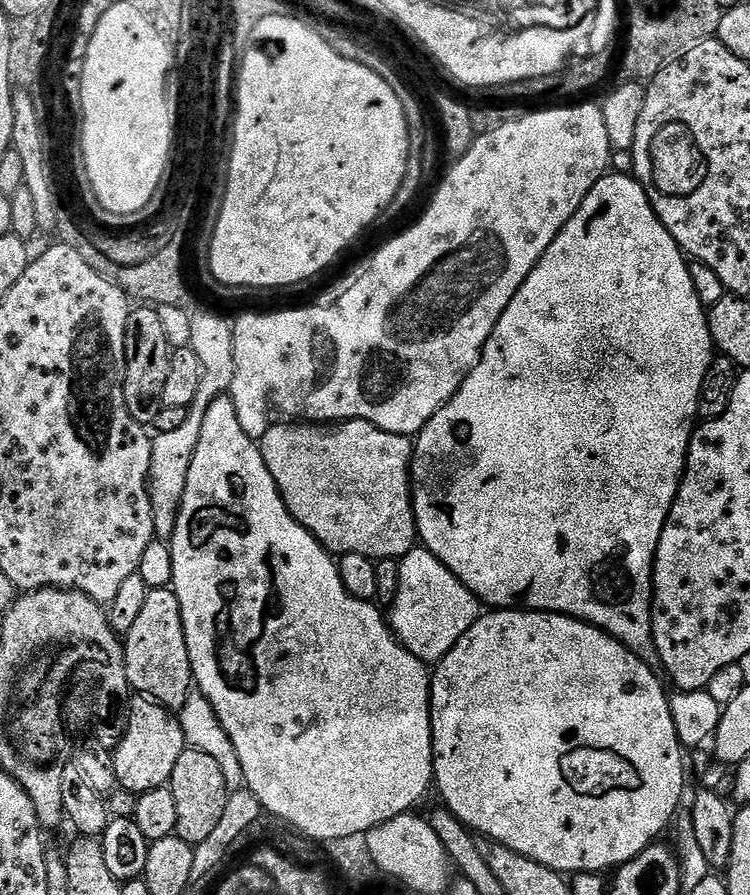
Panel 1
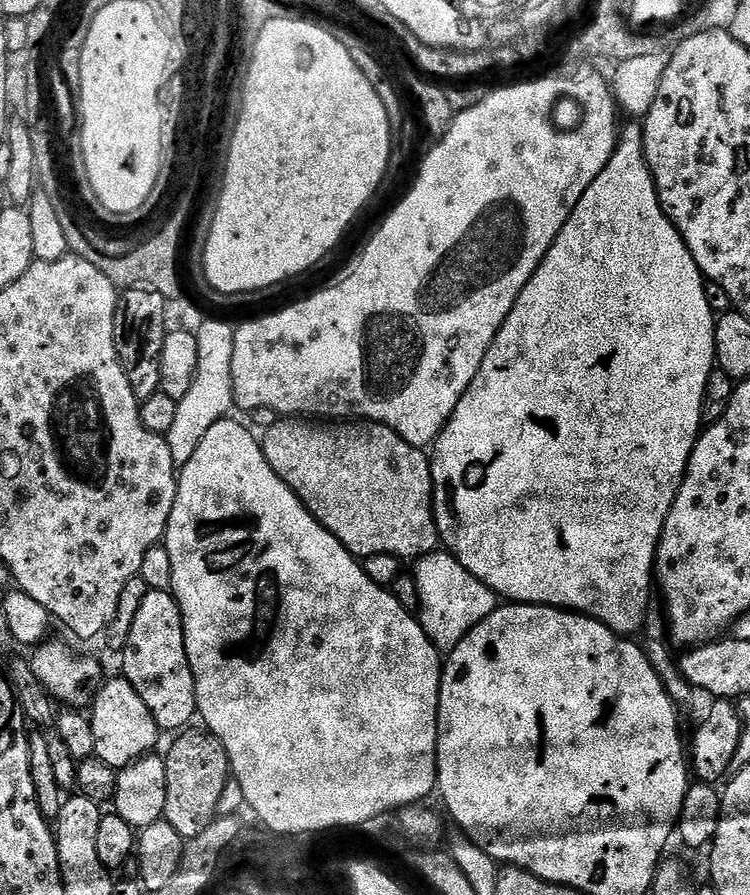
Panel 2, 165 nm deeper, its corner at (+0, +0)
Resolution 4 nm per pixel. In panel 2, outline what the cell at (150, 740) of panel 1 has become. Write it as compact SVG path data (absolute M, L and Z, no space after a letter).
M123 678L105 679L96 691L96 699L90 705L90 721L94 734L94 752L106 766L122 769L130 766L141 756L149 755L156 744L156 739L162 736L160 728L154 722L154 714L142 702L138 690L130 681Z

